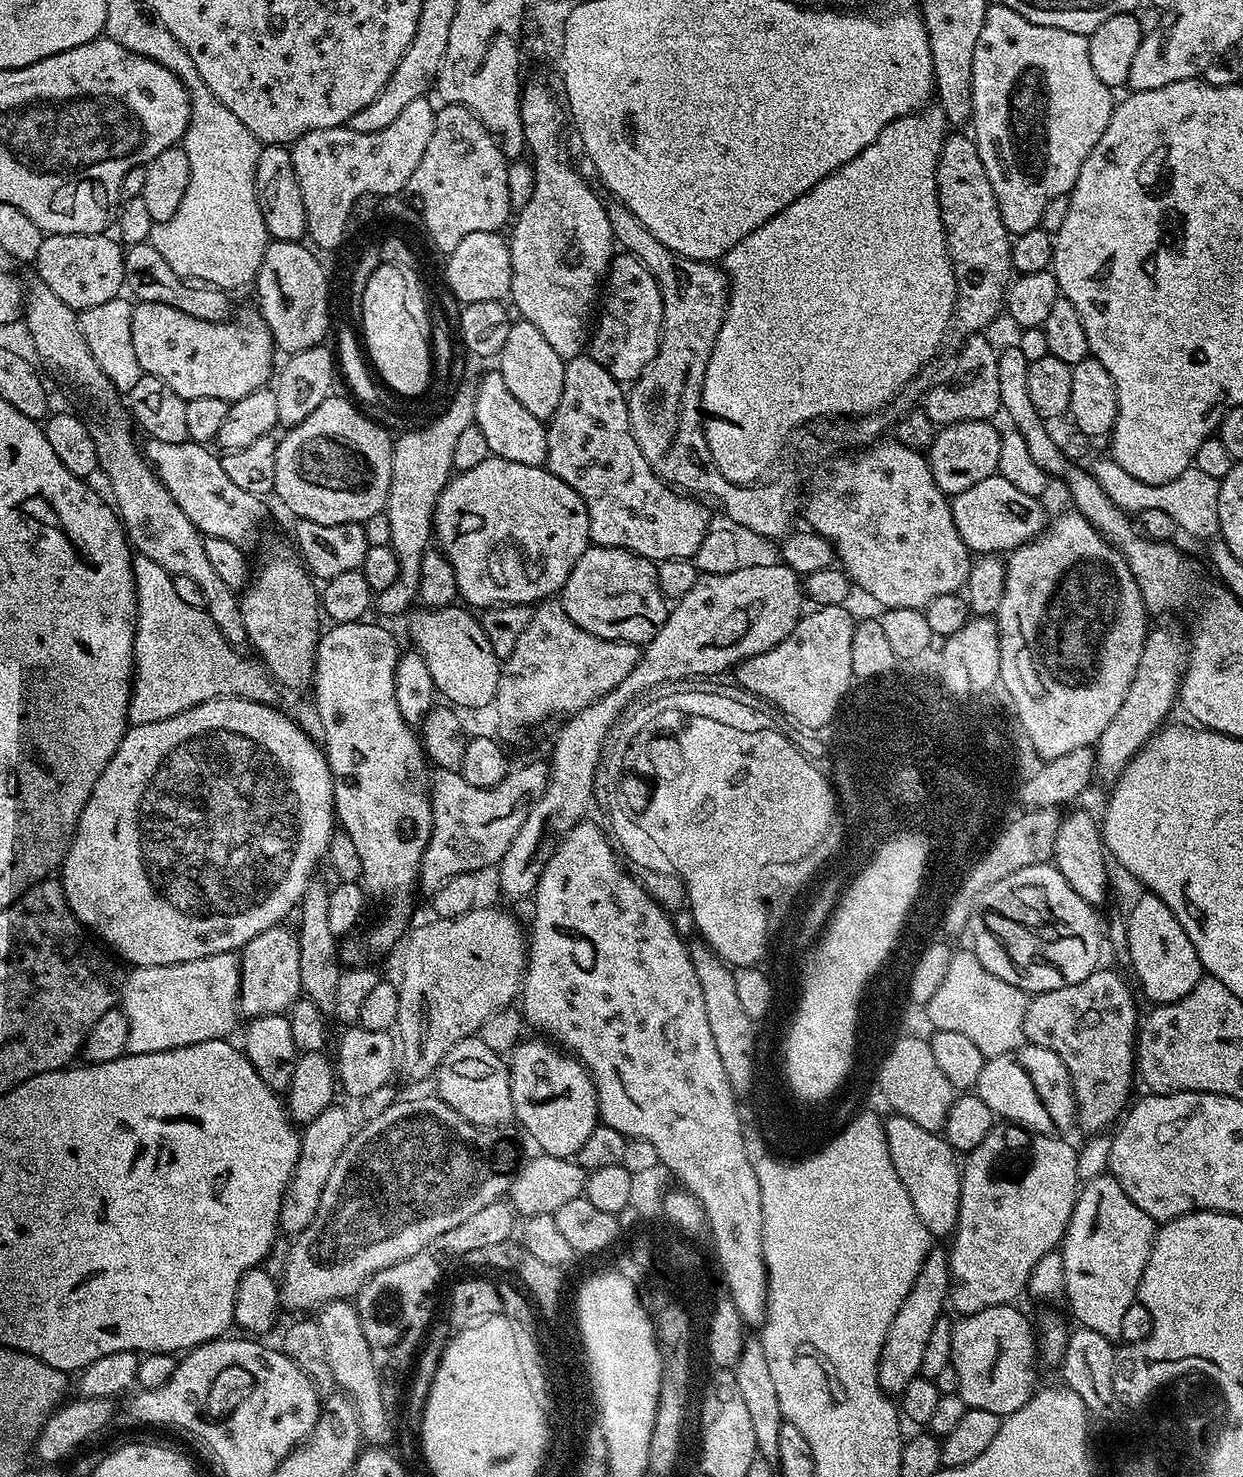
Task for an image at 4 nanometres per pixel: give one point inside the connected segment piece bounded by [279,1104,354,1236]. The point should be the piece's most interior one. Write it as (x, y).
(323, 1139)

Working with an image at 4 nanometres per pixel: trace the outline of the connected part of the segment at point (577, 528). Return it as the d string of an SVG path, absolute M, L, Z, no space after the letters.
M489 455L486 462L481 462L479 466L474 466L474 470L453 475L449 479L448 485L440 491L440 496L436 499L436 510L434 513L434 540L439 551L450 562L450 566L456 575L456 590L459 599L463 601L469 609L483 610L493 608L495 604L527 604L535 605L537 602L555 597L561 591L578 558L590 547L590 522L588 521L588 511L586 502L562 478L558 478L554 473L548 471L544 466L522 466L522 462L510 462L503 460L501 456Z

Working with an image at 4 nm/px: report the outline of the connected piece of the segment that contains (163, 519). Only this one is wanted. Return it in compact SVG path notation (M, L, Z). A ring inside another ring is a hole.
M35 274L29 276L29 280L26 280L22 323L24 322L28 327L28 336L32 339L33 350L36 351L35 359L41 365L44 363L50 371L65 376L98 411L104 412L97 418L96 424L91 425L92 437L100 459L99 471L108 481L111 497L113 495L116 498L114 508L123 523L131 547L139 555L150 558L152 562L158 562L158 566L162 566L173 576L191 578L202 590L203 609L214 622L214 626L218 626L222 638L226 638L226 642L233 648L243 649L248 644L248 635L246 634L246 622L242 622L242 610L237 593L230 586L226 586L226 582L222 582L220 575L214 574L214 566L210 566L210 558L206 558L205 537L201 536L200 531L194 526L194 522L190 522L190 518L186 518L186 514L182 514L182 506L178 506L178 502L174 502L174 498L170 498L170 490L166 490L166 486L162 486L162 482L156 476L156 469L148 463L147 455L142 451L141 445L140 448L136 445L136 436L132 433L133 421L126 415L116 387L112 385L110 378L106 378L106 374L102 374L102 366L98 366L98 362L94 362L94 354L90 354L90 346L86 346L86 338L80 329L77 309L66 306L66 302L62 302L62 298L58 298L58 294L54 294L54 290L50 290L50 286L46 286L46 282L42 282L39 276Z

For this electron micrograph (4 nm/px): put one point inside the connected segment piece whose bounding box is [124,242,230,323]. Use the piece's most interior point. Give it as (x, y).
(147, 275)

